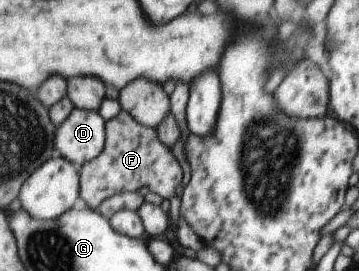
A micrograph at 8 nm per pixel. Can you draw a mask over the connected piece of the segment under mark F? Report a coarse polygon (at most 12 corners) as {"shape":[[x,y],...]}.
{"shape":[[124,109],[80,169],[90,209],[119,193],[172,195],[182,169],[157,130]]}

